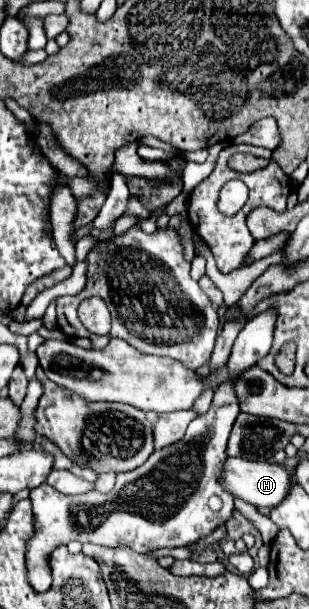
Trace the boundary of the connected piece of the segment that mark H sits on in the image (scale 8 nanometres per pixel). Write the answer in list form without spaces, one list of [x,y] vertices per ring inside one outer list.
[[[228,458],[224,464],[224,474],[222,474],[222,484],[226,490],[230,490],[236,498],[242,498],[256,508],[276,508],[284,498],[288,496],[288,490],[292,488],[292,476],[286,468],[274,462],[250,462],[244,458]]]

